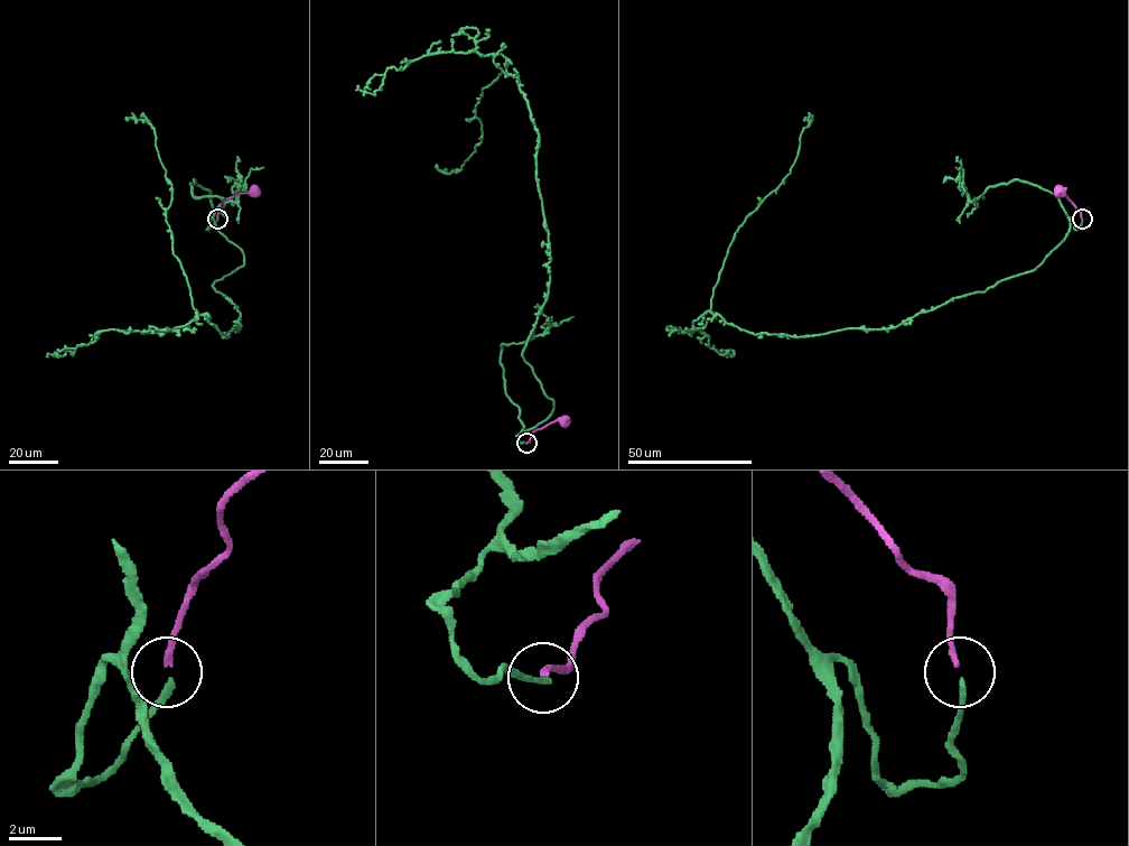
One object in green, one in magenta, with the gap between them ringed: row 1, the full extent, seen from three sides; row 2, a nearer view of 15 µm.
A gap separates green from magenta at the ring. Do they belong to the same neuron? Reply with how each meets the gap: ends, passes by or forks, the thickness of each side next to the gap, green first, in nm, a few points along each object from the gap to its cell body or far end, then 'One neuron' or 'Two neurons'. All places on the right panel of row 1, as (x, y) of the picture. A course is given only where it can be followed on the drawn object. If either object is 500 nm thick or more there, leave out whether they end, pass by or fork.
At the ring green ends. At the ring magenta ends. Thickness 220 nm (green) against 220 nm. Course of green: (1082, 219), (1032, 271), (895, 327), (740, 331), (710, 312), (712, 289), (735, 233), (790, 173), (803, 120). Course of magenta: (1082, 217), (1081, 212), (1058, 191). One neuron

